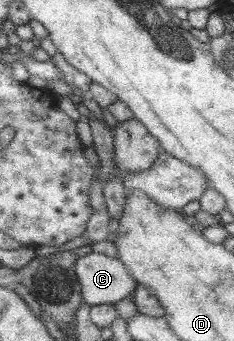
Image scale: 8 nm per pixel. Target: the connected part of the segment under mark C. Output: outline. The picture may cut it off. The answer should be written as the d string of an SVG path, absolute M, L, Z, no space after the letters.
M91 252L73 264L81 284L83 302L92 305L113 304L133 295L136 282L117 258Z

